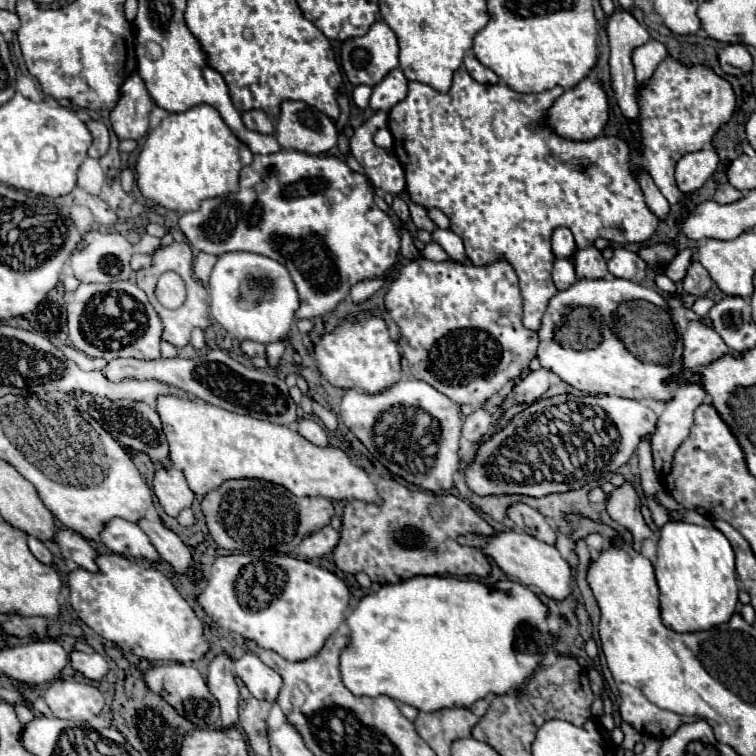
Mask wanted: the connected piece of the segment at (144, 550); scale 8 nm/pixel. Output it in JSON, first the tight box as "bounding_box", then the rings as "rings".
{"bounding_box":[101,519,161,563],"rings":[[[113,519],[107,523],[107,527],[101,533],[101,541],[113,551],[123,557],[135,557],[135,559],[147,559],[151,563],[159,563],[161,557],[157,555],[157,549],[153,543],[149,543],[149,537],[137,523],[129,523],[125,519]]]}

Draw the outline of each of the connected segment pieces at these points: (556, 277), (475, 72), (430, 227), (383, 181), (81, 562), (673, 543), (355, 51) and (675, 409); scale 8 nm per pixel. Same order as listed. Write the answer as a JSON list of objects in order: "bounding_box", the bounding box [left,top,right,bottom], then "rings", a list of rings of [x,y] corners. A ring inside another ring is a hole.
[{"bounding_box":[553,259,575,289],"rings":[[[555,259],[553,263],[553,281],[557,285],[557,289],[569,289],[575,281],[575,267],[569,259]]]},{"bounding_box":[465,53,499,85],"rings":[[[469,53],[469,55],[465,57],[465,67],[467,67],[469,75],[471,75],[475,81],[479,81],[479,83],[493,85],[493,83],[499,81],[499,77],[497,77],[489,67],[485,67],[473,53]]]},{"bounding_box":[405,199,435,233],"rings":[[[405,199],[405,201],[409,203],[409,211],[411,211],[411,219],[413,219],[413,223],[415,223],[419,229],[425,229],[425,231],[433,233],[433,231],[435,231],[435,223],[429,219],[427,211],[425,211],[423,207],[419,207],[419,205],[411,203],[409,199]]]},{"bounding_box":[365,149,405,195],"rings":[[[381,149],[381,157],[383,163],[379,167],[365,167],[367,177],[371,179],[371,183],[387,193],[399,195],[405,189],[405,173],[401,163],[397,161],[397,157],[389,155],[387,151]]]},{"bounding_box":[55,529,97,571],"rings":[[[59,529],[57,531],[57,537],[55,537],[63,557],[67,561],[73,561],[77,563],[81,569],[87,569],[87,571],[97,571],[97,551],[89,545],[87,539],[83,539],[81,535],[77,535],[75,531],[69,531],[69,529]]]},{"bounding_box":[655,521,737,633],"rings":[[[669,521],[661,527],[655,577],[665,627],[677,633],[693,633],[727,623],[737,607],[735,553],[725,535],[715,527],[685,521]]]},{"bounding_box":[341,21,399,85],"rings":[[[385,21],[373,23],[373,27],[363,37],[347,39],[341,47],[341,67],[347,73],[349,81],[353,85],[377,85],[389,71],[399,67],[399,47],[397,47],[397,35]]]},{"bounding_box":[651,375,709,477],"rings":[[[693,375],[691,381],[679,385],[673,393],[673,401],[671,403],[665,403],[661,415],[659,415],[659,421],[657,421],[657,431],[651,439],[651,453],[653,453],[653,463],[655,463],[655,473],[657,477],[663,477],[671,471],[671,463],[673,463],[673,451],[677,451],[677,447],[689,437],[689,429],[693,425],[693,411],[703,405],[703,403],[709,403],[709,395],[701,389],[701,385],[697,383],[697,377]]]}]

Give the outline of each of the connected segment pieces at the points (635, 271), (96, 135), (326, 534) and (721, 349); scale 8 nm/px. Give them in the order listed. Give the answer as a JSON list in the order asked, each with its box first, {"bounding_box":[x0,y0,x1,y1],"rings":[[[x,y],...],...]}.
[{"bounding_box":[607,249,647,283],"rings":[[[615,249],[613,257],[609,259],[607,265],[615,277],[629,279],[633,283],[641,283],[645,279],[645,269],[647,269],[645,261],[629,249]]]},{"bounding_box":[87,121,111,159],"rings":[[[89,121],[87,127],[89,127],[91,135],[93,135],[93,145],[89,147],[89,157],[99,159],[109,151],[109,143],[111,143],[109,129],[101,121]]]},{"bounding_box":[299,527,339,559],"rings":[[[323,527],[321,531],[315,531],[313,535],[305,537],[299,545],[299,553],[305,559],[313,559],[313,557],[323,557],[327,553],[331,553],[335,549],[339,541],[339,531],[335,531],[333,527]]]},{"bounding_box":[683,321,729,369],"rings":[[[689,321],[687,329],[683,333],[683,343],[685,343],[683,361],[685,361],[687,369],[695,369],[703,363],[715,361],[717,357],[721,357],[729,351],[729,347],[713,331],[713,327],[705,325],[703,321]]]}]

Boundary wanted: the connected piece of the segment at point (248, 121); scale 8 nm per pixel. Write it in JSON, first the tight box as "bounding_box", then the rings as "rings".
{"bounding_box":[243,111,275,133],"rings":[[[245,111],[245,113],[243,113],[243,123],[245,123],[245,127],[251,129],[251,131],[275,133],[273,121],[271,121],[263,111]]]}

